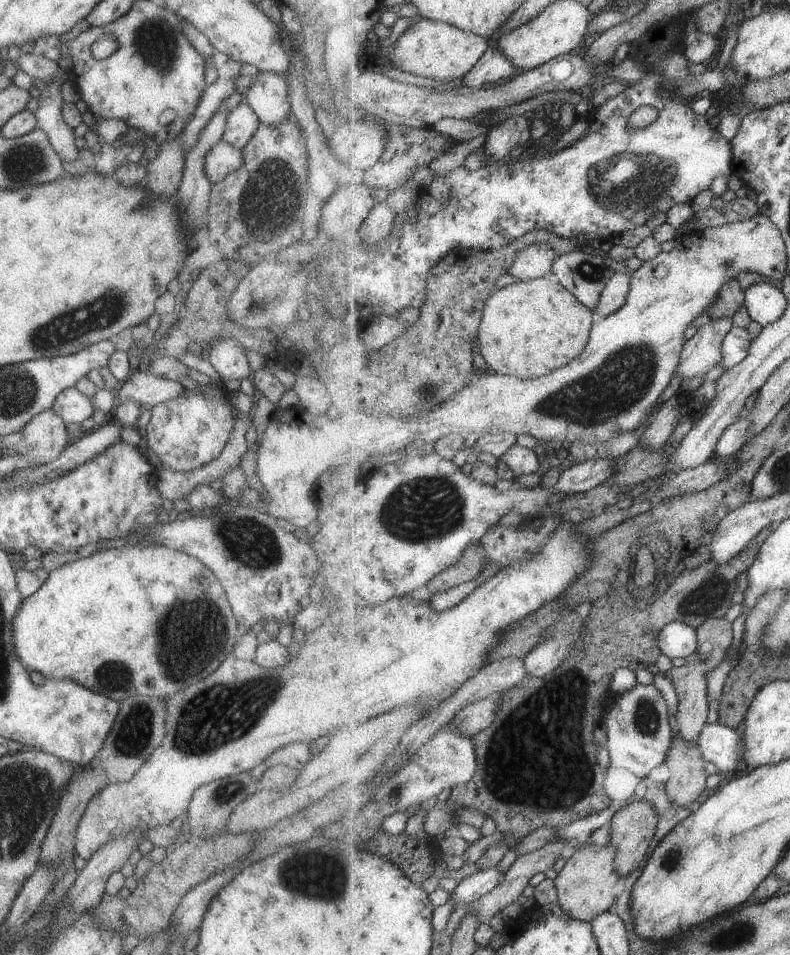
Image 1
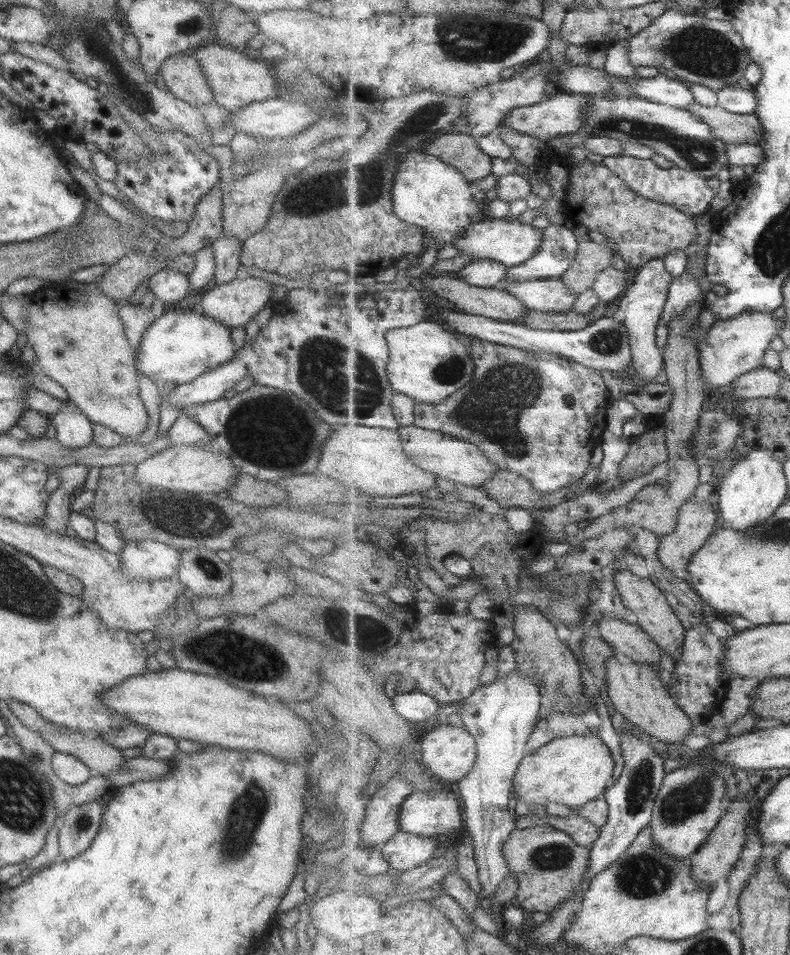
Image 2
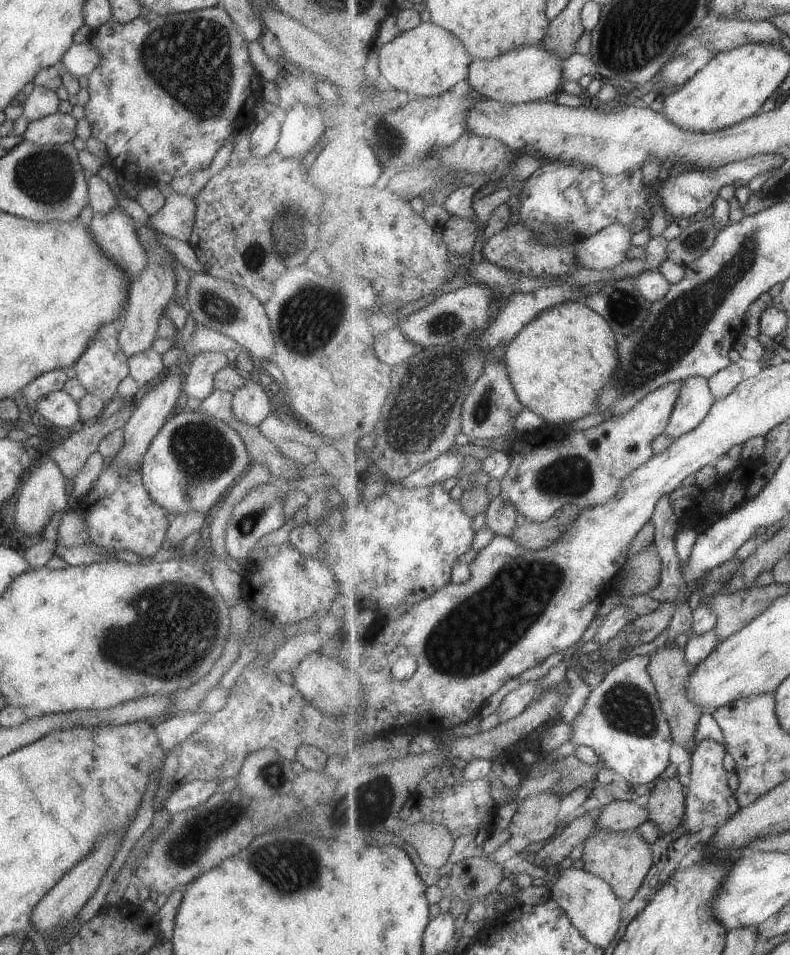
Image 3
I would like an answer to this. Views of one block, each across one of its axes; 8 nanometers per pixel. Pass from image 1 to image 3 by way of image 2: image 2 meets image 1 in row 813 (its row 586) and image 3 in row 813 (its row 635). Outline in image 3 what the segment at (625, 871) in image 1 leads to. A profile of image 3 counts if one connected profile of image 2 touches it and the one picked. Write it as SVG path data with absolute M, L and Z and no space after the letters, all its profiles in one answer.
M681 776L667 778L667 780L657 780L654 789L643 801L649 808L649 820L654 822L659 828L659 837L672 833L678 826L683 825L686 816L686 787L685 779Z

